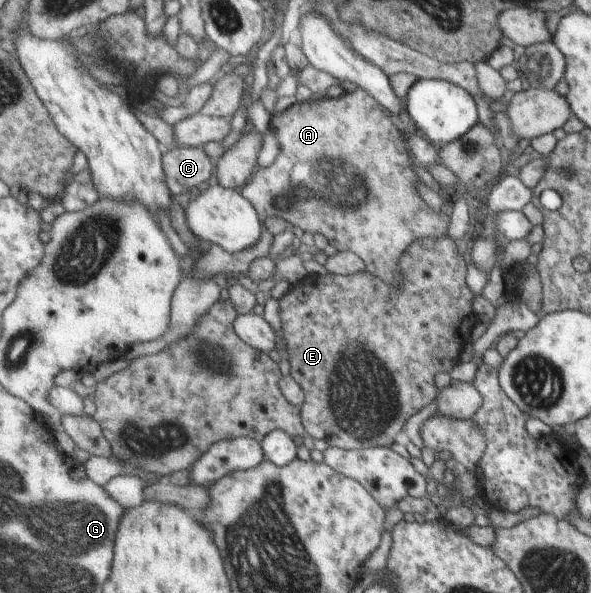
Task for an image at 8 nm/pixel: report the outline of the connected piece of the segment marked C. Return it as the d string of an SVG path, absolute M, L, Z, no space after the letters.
M178 146L163 157L166 183L176 199L186 200L206 186L216 172L215 160L202 146Z

